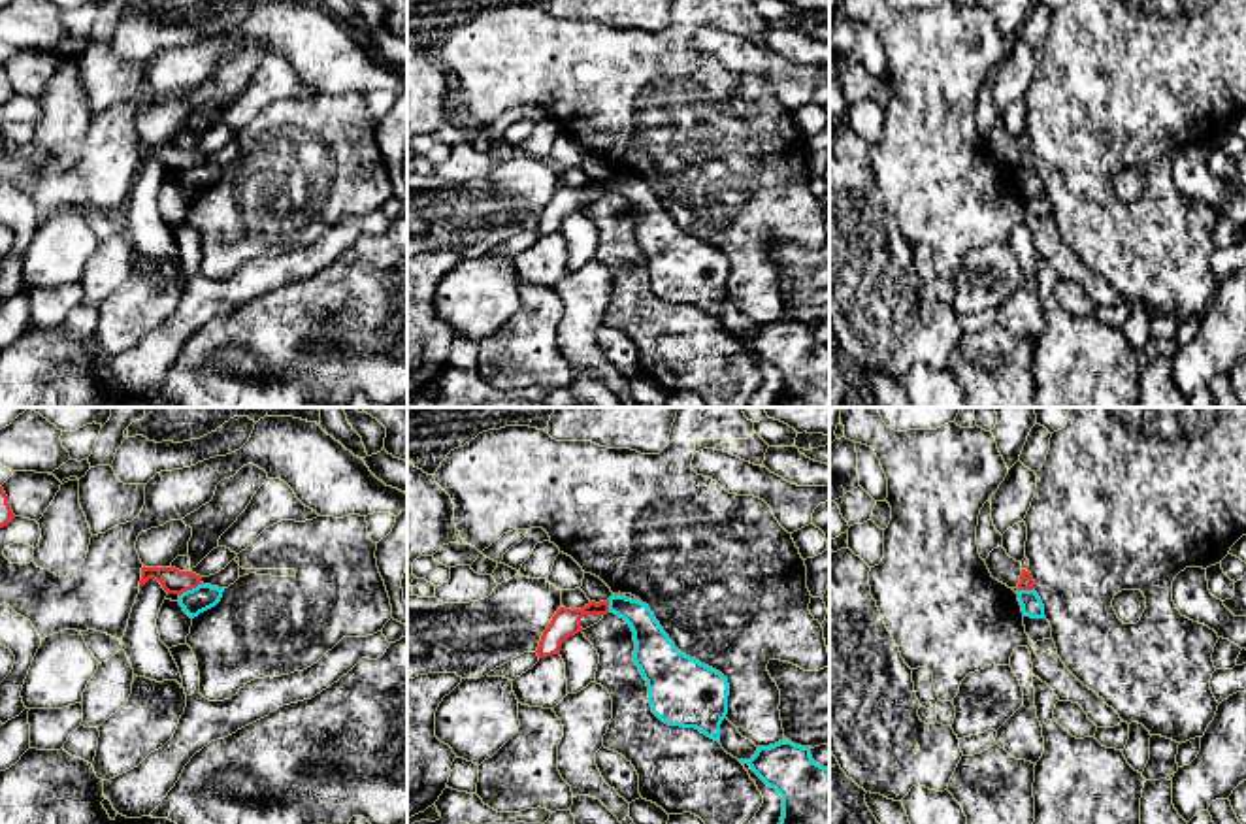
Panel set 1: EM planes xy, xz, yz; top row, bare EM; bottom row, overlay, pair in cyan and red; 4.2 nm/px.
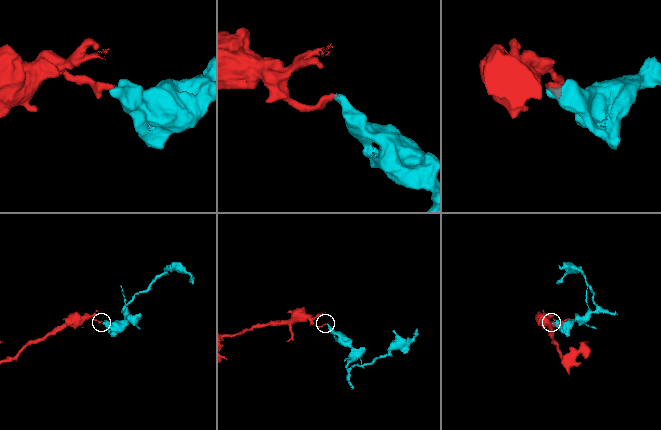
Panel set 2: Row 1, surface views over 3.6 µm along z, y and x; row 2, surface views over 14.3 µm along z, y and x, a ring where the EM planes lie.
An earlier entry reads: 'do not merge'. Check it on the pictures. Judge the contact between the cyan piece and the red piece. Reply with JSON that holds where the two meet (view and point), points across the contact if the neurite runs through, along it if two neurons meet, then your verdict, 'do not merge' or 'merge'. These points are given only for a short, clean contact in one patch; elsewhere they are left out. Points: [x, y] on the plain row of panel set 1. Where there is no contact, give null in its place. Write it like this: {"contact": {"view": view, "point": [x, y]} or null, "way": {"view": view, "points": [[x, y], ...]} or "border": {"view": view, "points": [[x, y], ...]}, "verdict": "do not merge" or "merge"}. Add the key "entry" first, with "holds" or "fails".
{"entry": "holds", "contact": {"view": "xy", "point": [193, 166]}, "border": {"view": "xy", "points": [[202, 161], [180, 174]]}, "verdict": "do not merge"}

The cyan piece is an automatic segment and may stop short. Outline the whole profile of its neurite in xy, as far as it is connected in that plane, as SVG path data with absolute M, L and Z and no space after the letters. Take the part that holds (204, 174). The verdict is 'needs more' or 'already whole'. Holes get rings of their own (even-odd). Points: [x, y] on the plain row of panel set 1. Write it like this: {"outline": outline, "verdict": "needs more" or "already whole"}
{"outline": "M202 160L196 166L183 170L179 173L179 183L190 196L194 196L200 190L215 185L221 179L222 170L224 166Z", "verdict": "already whole"}

